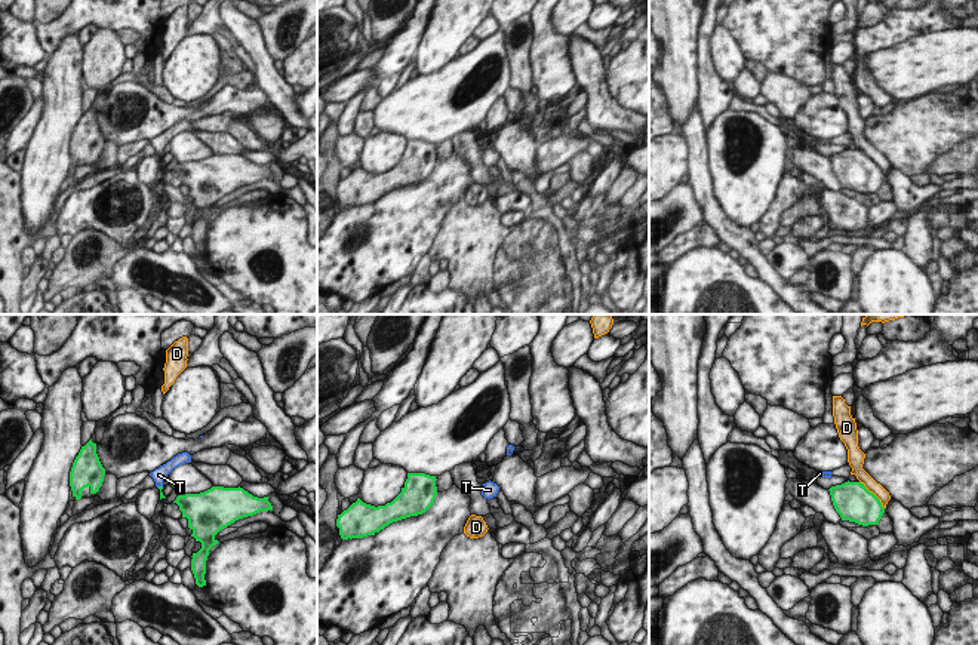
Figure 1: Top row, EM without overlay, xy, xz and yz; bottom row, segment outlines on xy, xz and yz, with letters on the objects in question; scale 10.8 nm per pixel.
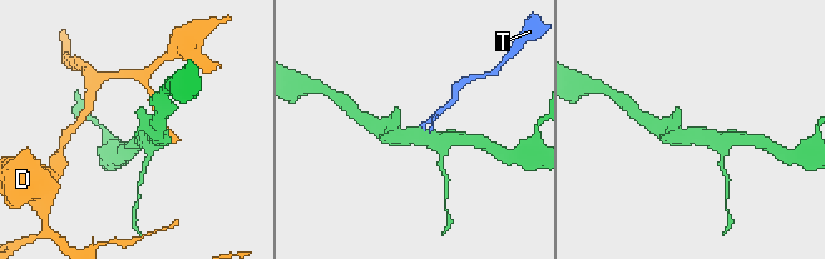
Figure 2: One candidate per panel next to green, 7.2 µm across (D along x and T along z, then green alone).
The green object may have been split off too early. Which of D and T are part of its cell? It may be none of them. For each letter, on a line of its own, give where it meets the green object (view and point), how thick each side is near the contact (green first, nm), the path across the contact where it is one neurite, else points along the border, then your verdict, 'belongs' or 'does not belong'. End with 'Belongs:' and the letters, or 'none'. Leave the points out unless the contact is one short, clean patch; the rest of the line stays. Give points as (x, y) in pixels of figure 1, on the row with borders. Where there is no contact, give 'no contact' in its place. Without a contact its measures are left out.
D: yz (873, 494) | 400/140 nm | does not belong
T: xy (160, 487) | 50/140 nm | across xy (160, 488), (160, 487), (159, 475) | belongs
Belongs: T

